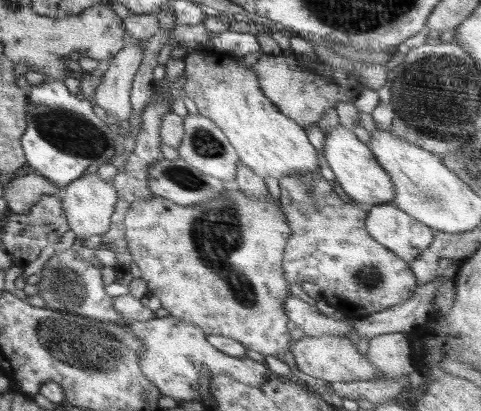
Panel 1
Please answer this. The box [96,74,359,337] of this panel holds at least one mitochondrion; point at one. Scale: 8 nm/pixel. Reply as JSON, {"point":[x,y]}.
{"point":[225,222]}

